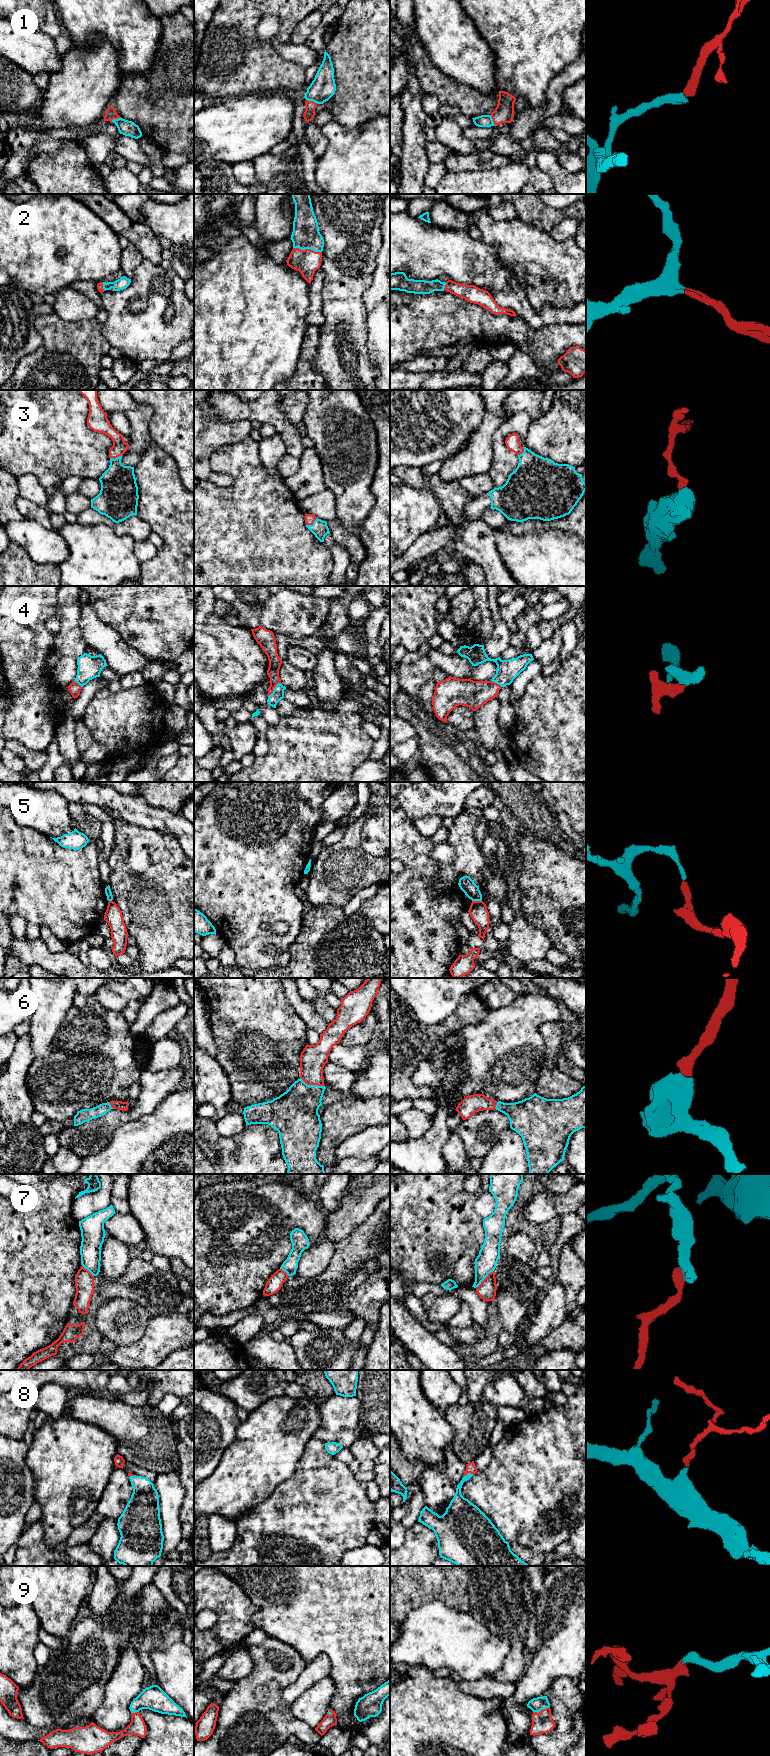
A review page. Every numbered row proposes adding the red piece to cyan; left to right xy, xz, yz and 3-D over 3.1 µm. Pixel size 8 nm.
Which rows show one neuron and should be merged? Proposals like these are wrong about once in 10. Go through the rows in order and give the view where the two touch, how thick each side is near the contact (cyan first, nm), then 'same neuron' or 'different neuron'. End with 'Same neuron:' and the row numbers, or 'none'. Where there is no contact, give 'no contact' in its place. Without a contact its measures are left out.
1: contact in xz; calibres 200 and 90 nm; same neuron
2: contact in xz; calibres 220 and 200 nm; same neuron
3: contact in xz; calibres 130 and 80 nm; same neuron
4: contact in xz; calibres 90 and 100 nm; same neuron
5: contact in yz; calibres 120 and 150 nm; different neuron
6: contact in xz; calibres 360 and 220 nm; same neuron
7: contact in yz; calibres 170 and 150 nm; different neuron
8: contact in yz; calibres 120 and 80 nm; same neuron
9: contact in yz; calibres 110 and 160 nm; same neuron
Same neuron: 1, 2, 3, 4, 6, 8, 9

